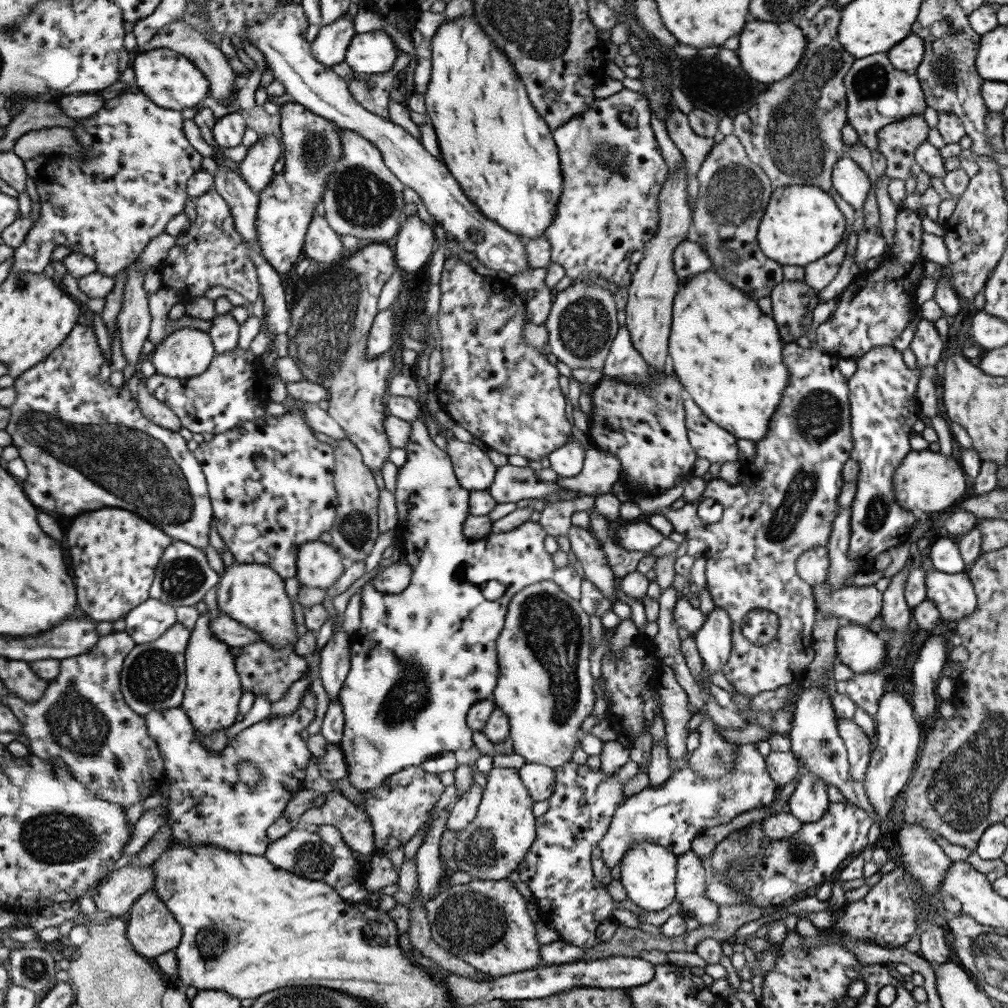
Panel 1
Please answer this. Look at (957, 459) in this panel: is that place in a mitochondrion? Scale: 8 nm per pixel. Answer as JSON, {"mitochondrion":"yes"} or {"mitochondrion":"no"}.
{"mitochondrion":"no"}

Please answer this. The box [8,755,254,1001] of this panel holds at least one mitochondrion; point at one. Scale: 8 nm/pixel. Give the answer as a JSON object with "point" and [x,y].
{"point":[54,836]}

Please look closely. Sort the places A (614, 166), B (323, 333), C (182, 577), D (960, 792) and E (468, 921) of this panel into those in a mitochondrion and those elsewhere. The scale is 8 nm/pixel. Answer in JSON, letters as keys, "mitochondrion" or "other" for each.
{"A":"mitochondrion","B":"mitochondrion","C":"mitochondrion","D":"mitochondrion","E":"mitochondrion"}

